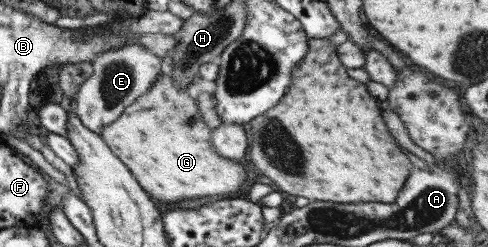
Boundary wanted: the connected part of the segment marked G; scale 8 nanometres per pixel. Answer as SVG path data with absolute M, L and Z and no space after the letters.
M165 68L147 95L138 97L115 123L104 127L102 139L135 176L141 187L155 199L177 203L195 197L234 197L246 180L243 161L215 155L211 147L211 128L199 115L195 99L174 83Z

